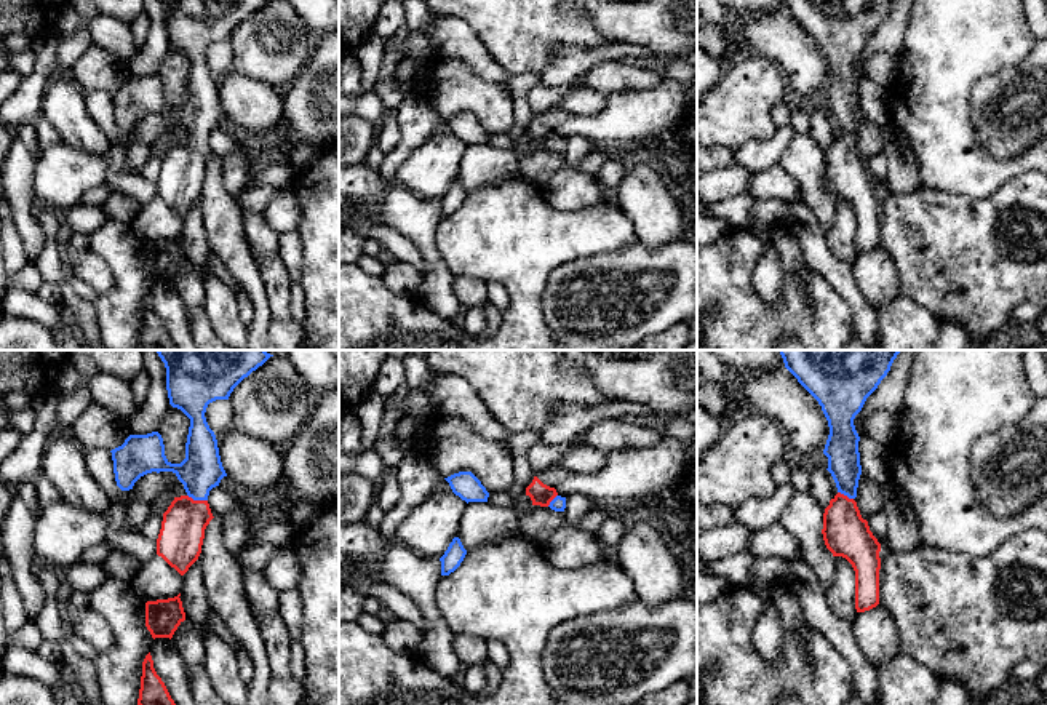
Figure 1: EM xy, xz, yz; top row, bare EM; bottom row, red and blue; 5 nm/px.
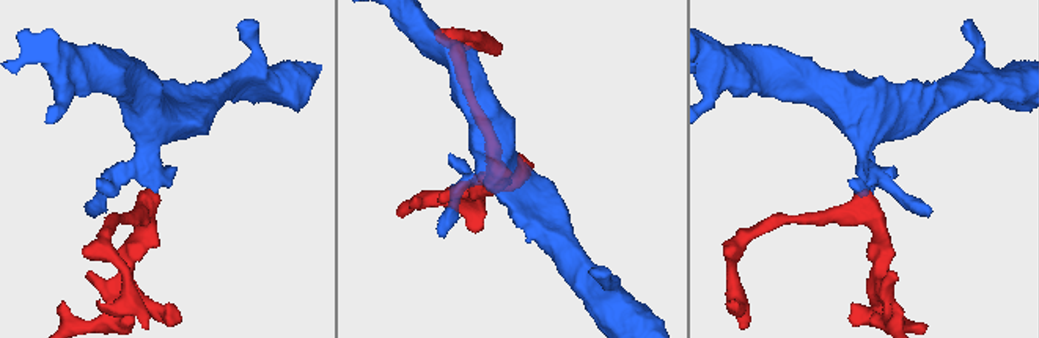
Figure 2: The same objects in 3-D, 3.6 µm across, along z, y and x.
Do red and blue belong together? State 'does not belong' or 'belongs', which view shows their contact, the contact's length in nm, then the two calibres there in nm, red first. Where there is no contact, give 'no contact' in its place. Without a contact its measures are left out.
belongs | xy | 110 nm | 220/200 nm

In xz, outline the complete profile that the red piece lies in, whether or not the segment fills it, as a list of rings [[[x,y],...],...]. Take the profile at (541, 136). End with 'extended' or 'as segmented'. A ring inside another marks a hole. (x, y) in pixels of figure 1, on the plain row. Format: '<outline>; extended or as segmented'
[[[537,118],[526,129],[526,137],[531,139],[532,147],[550,149],[555,153],[566,150],[566,139],[561,139],[555,129],[543,126]]]; extended

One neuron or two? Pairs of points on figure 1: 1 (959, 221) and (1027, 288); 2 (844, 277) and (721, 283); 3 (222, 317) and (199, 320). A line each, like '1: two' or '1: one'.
1: one
2: two
3: two

